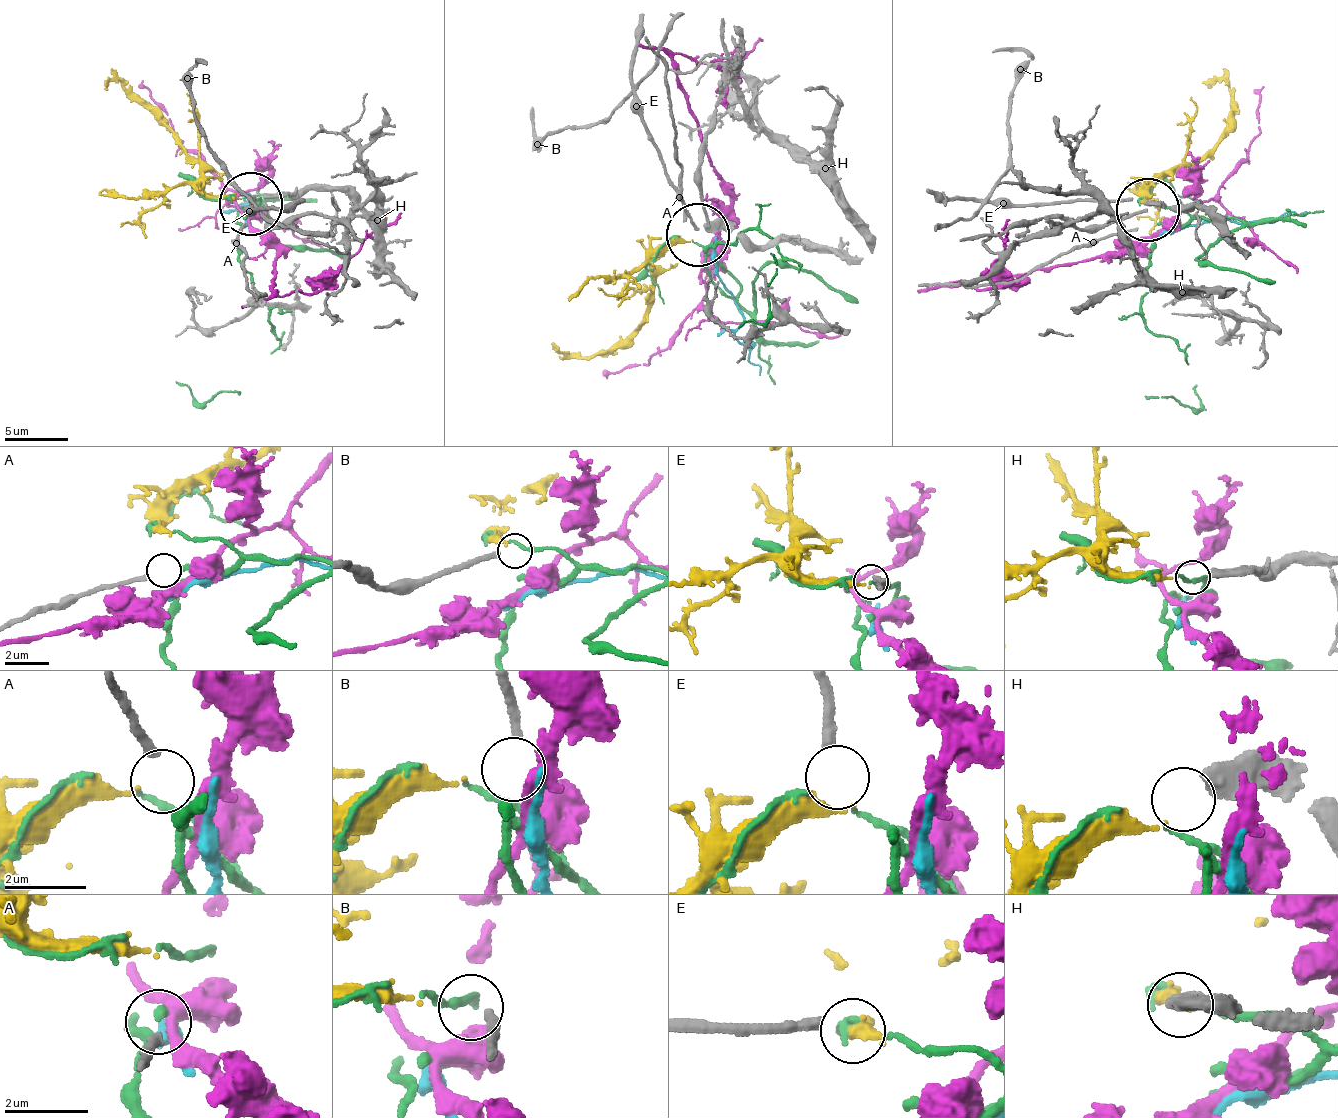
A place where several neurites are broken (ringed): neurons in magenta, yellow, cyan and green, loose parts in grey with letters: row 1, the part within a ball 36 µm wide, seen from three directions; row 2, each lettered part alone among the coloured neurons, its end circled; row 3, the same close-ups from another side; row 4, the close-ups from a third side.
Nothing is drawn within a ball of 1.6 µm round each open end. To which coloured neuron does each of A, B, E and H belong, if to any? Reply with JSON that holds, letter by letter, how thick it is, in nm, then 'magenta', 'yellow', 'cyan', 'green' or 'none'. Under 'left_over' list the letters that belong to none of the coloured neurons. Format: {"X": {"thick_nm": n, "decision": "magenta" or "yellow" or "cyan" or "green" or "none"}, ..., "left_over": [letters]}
{"A": {"thick_nm": 200, "decision": "green"}, "B": {"thick_nm": 220, "decision": "none"}, "E": {"thick_nm": 240, "decision": "none"}, "H": {"thick_nm": 440, "decision": "yellow"}, "left_over": ["B", "E"]}

